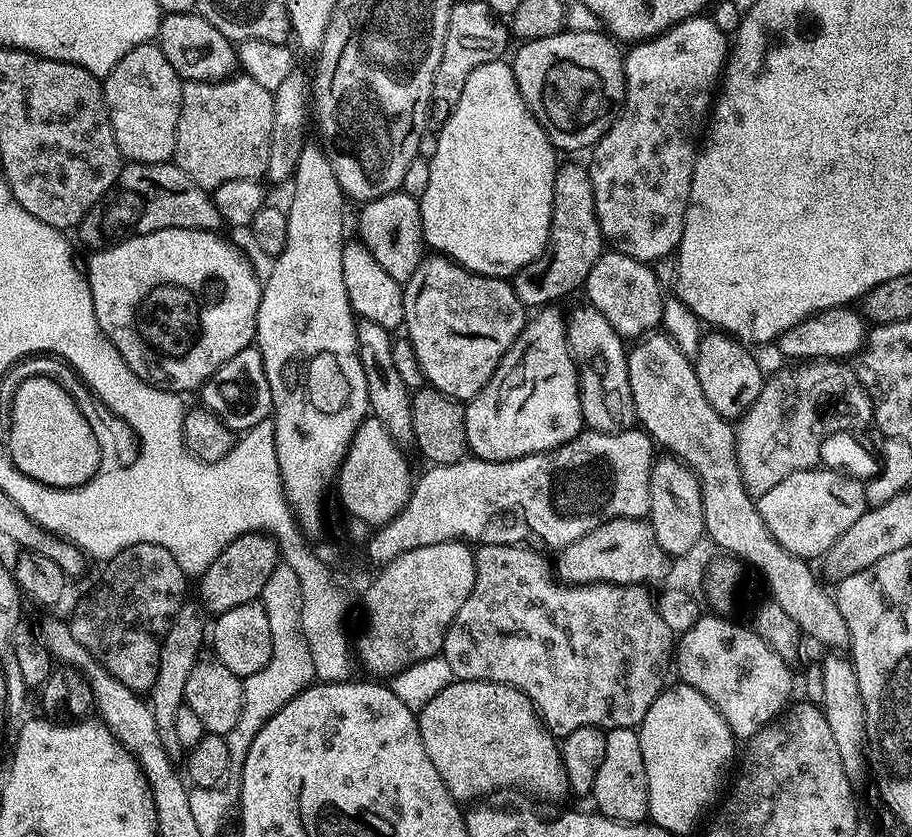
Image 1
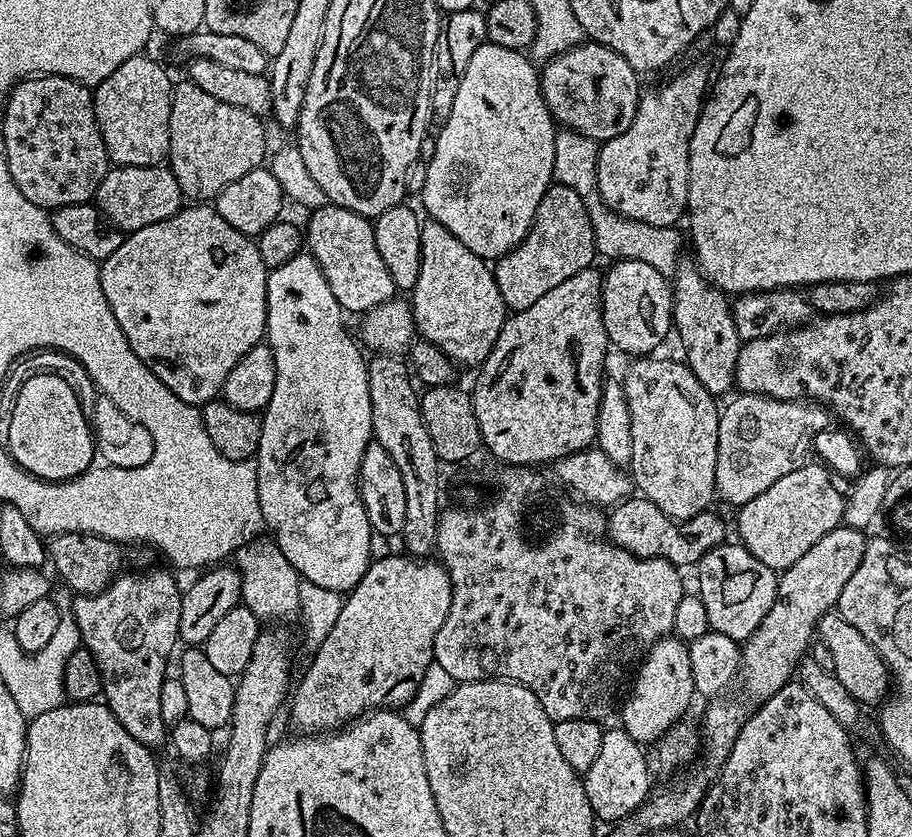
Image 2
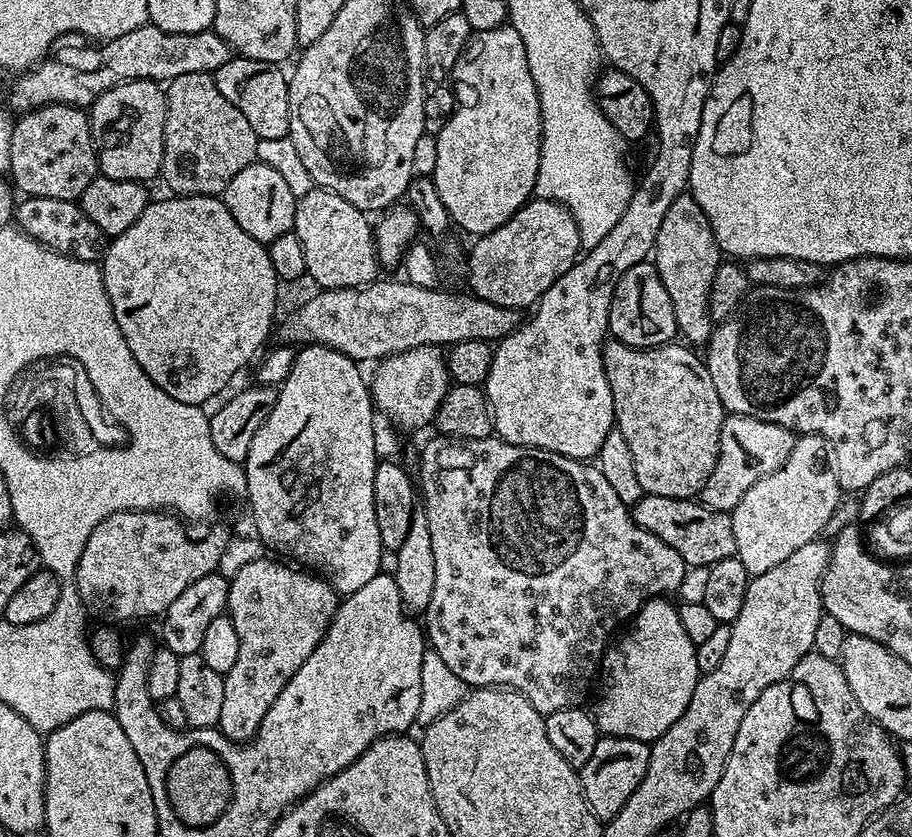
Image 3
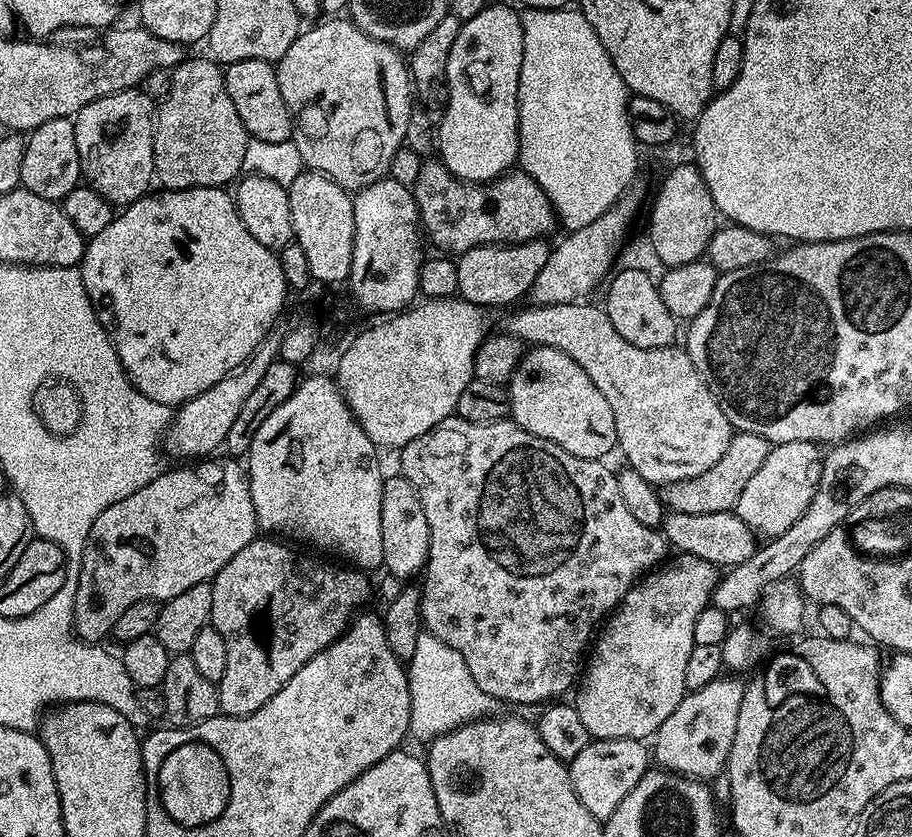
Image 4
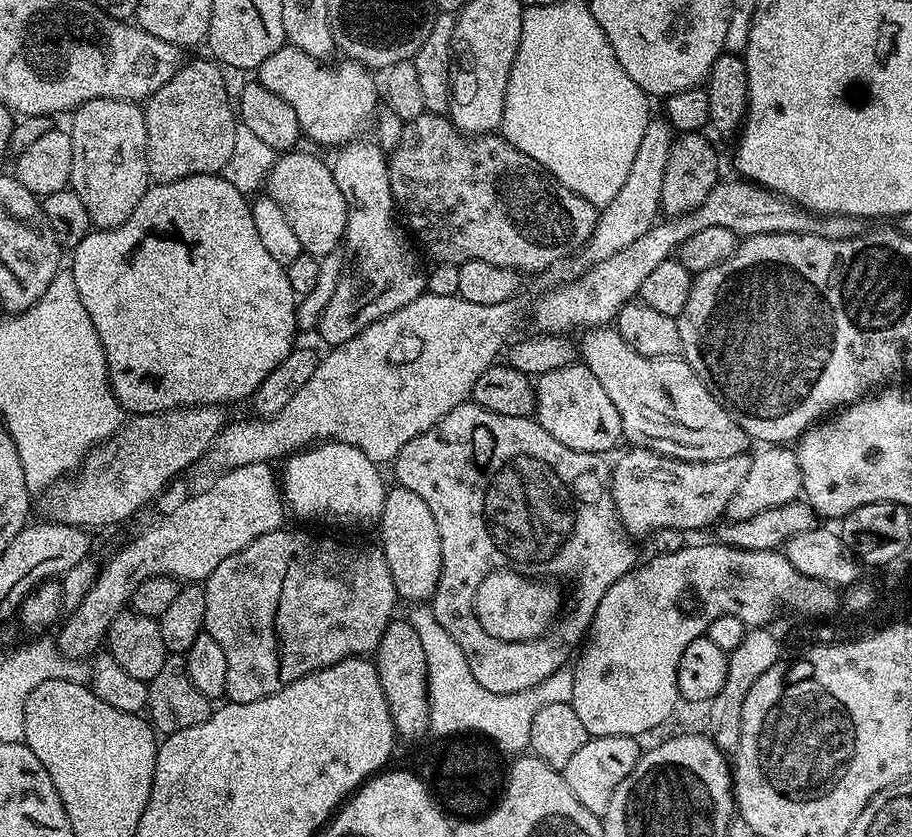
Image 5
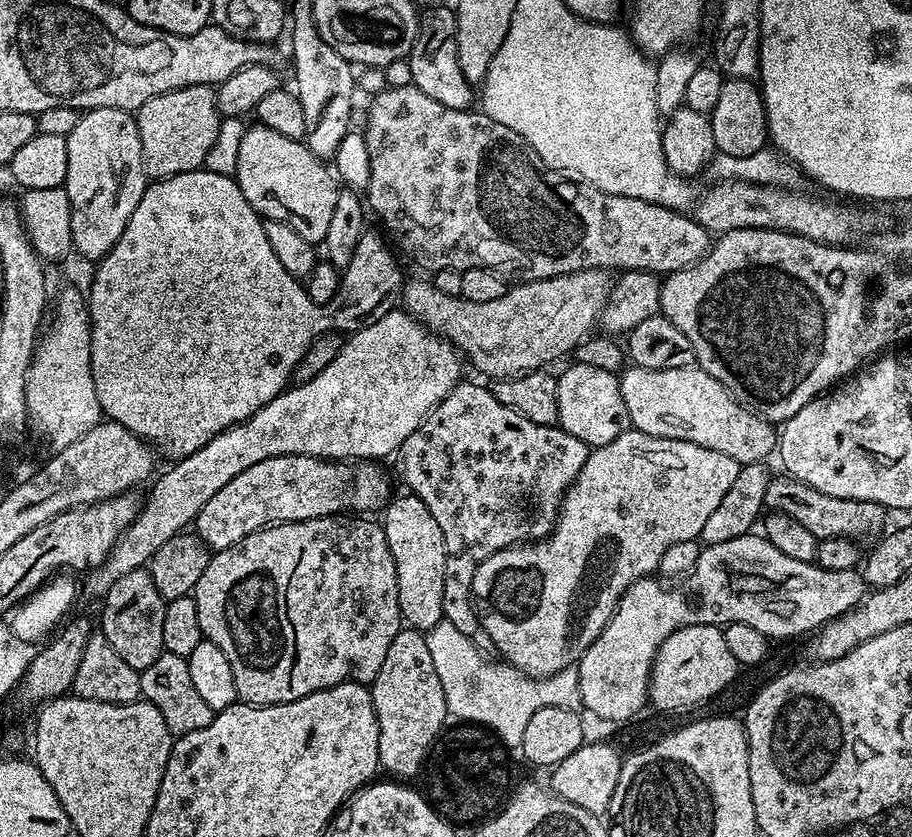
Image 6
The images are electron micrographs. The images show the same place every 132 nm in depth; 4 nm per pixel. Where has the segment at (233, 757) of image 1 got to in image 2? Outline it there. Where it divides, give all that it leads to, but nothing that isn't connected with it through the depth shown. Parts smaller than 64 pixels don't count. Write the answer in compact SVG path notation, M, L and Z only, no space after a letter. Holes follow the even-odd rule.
M259 536L243 544L233 553L232 560L240 574L241 603L255 616L261 620L270 618L272 622L280 622L282 618L295 617L299 613L302 578L271 537Z

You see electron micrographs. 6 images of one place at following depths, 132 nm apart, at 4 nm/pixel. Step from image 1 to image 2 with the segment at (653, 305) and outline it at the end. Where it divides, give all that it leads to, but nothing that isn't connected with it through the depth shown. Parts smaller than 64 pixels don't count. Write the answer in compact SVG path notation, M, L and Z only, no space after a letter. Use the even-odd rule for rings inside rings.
M617 259L609 272L603 273L604 289L600 305L606 326L608 343L620 352L629 352L632 358L652 354L656 347L673 331L672 289L669 277L658 274L646 262Z

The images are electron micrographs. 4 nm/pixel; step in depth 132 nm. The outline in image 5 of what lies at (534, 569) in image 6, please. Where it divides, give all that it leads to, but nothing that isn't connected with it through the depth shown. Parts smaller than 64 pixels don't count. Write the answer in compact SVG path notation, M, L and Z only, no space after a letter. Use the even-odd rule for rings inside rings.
M648 448L628 450L628 453L610 468L612 497L616 512L620 515L621 528L629 537L648 538L659 528L691 530L691 528L708 528L712 523L715 525L724 516L730 498L734 498L734 490L738 490L739 484L745 480L751 461L752 456L748 452L734 454L734 458L718 458L714 462L686 462L652 452ZM499 568L486 574L472 599L472 607L476 609L478 622L482 622L482 630L508 644L544 635L562 612L562 596L560 600L560 592L552 584L555 583L511 572L509 568Z

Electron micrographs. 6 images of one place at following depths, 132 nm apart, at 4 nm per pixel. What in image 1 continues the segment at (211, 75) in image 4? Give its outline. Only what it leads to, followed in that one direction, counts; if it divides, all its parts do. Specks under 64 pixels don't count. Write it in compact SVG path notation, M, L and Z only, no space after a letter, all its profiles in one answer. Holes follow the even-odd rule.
M233 75L215 84L185 80L182 83L182 110L178 114L176 154L174 162L199 188L215 190L222 182L238 178L260 180L267 173L270 158L270 130L274 130L273 93L268 92L254 78Z

